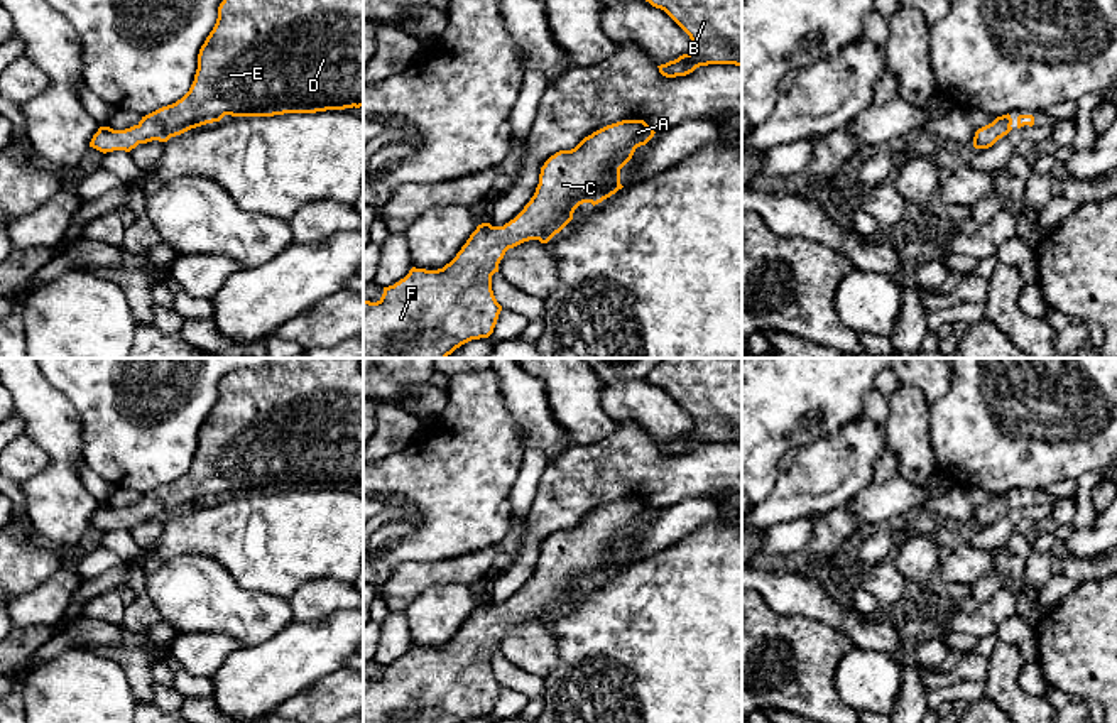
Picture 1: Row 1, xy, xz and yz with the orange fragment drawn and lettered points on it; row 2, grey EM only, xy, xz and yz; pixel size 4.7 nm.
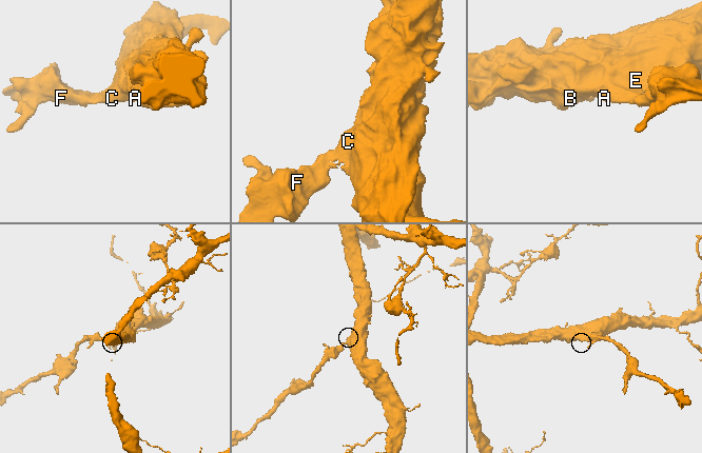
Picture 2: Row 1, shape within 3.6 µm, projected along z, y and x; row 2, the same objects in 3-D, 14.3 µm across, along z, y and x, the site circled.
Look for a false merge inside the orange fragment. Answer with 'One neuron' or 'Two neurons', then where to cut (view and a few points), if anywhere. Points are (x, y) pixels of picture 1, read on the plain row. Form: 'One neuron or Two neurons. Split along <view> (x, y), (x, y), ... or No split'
One neuron. No split

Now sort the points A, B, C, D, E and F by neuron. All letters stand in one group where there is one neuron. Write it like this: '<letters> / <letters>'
A B C D E F

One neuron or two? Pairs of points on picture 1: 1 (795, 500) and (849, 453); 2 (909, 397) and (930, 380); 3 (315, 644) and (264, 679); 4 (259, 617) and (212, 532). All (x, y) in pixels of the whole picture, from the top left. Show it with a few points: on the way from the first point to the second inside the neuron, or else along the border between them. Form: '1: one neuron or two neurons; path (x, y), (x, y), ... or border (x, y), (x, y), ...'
1: one neuron; path (808, 487), (835, 467)
2: two neurons; border (903, 384), (915, 385), (928, 404)
3: one neuron; path (303, 652), (276, 669)
4: two neurons; border (217, 561), (244, 588), (283, 598)

